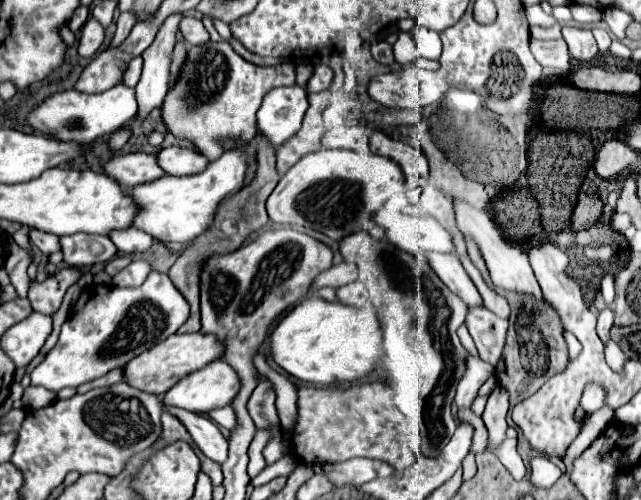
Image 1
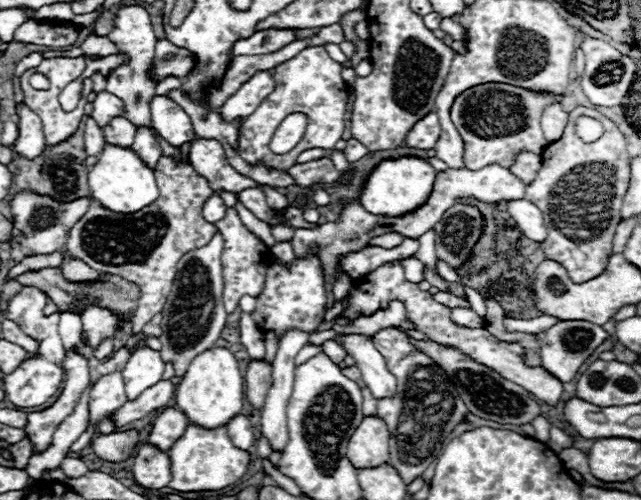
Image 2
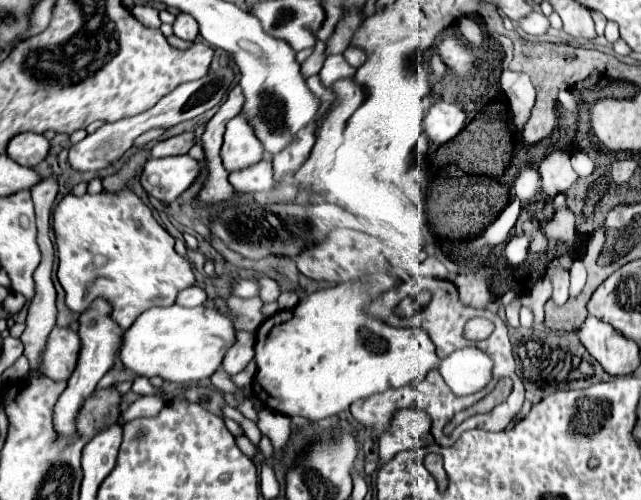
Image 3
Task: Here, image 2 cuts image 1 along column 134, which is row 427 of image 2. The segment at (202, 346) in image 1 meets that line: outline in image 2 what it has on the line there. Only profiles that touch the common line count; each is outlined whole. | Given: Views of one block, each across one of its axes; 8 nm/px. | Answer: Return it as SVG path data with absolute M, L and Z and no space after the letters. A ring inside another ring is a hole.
M366 416L348 442L346 456L356 468L368 468L388 462L390 430L378 416Z

